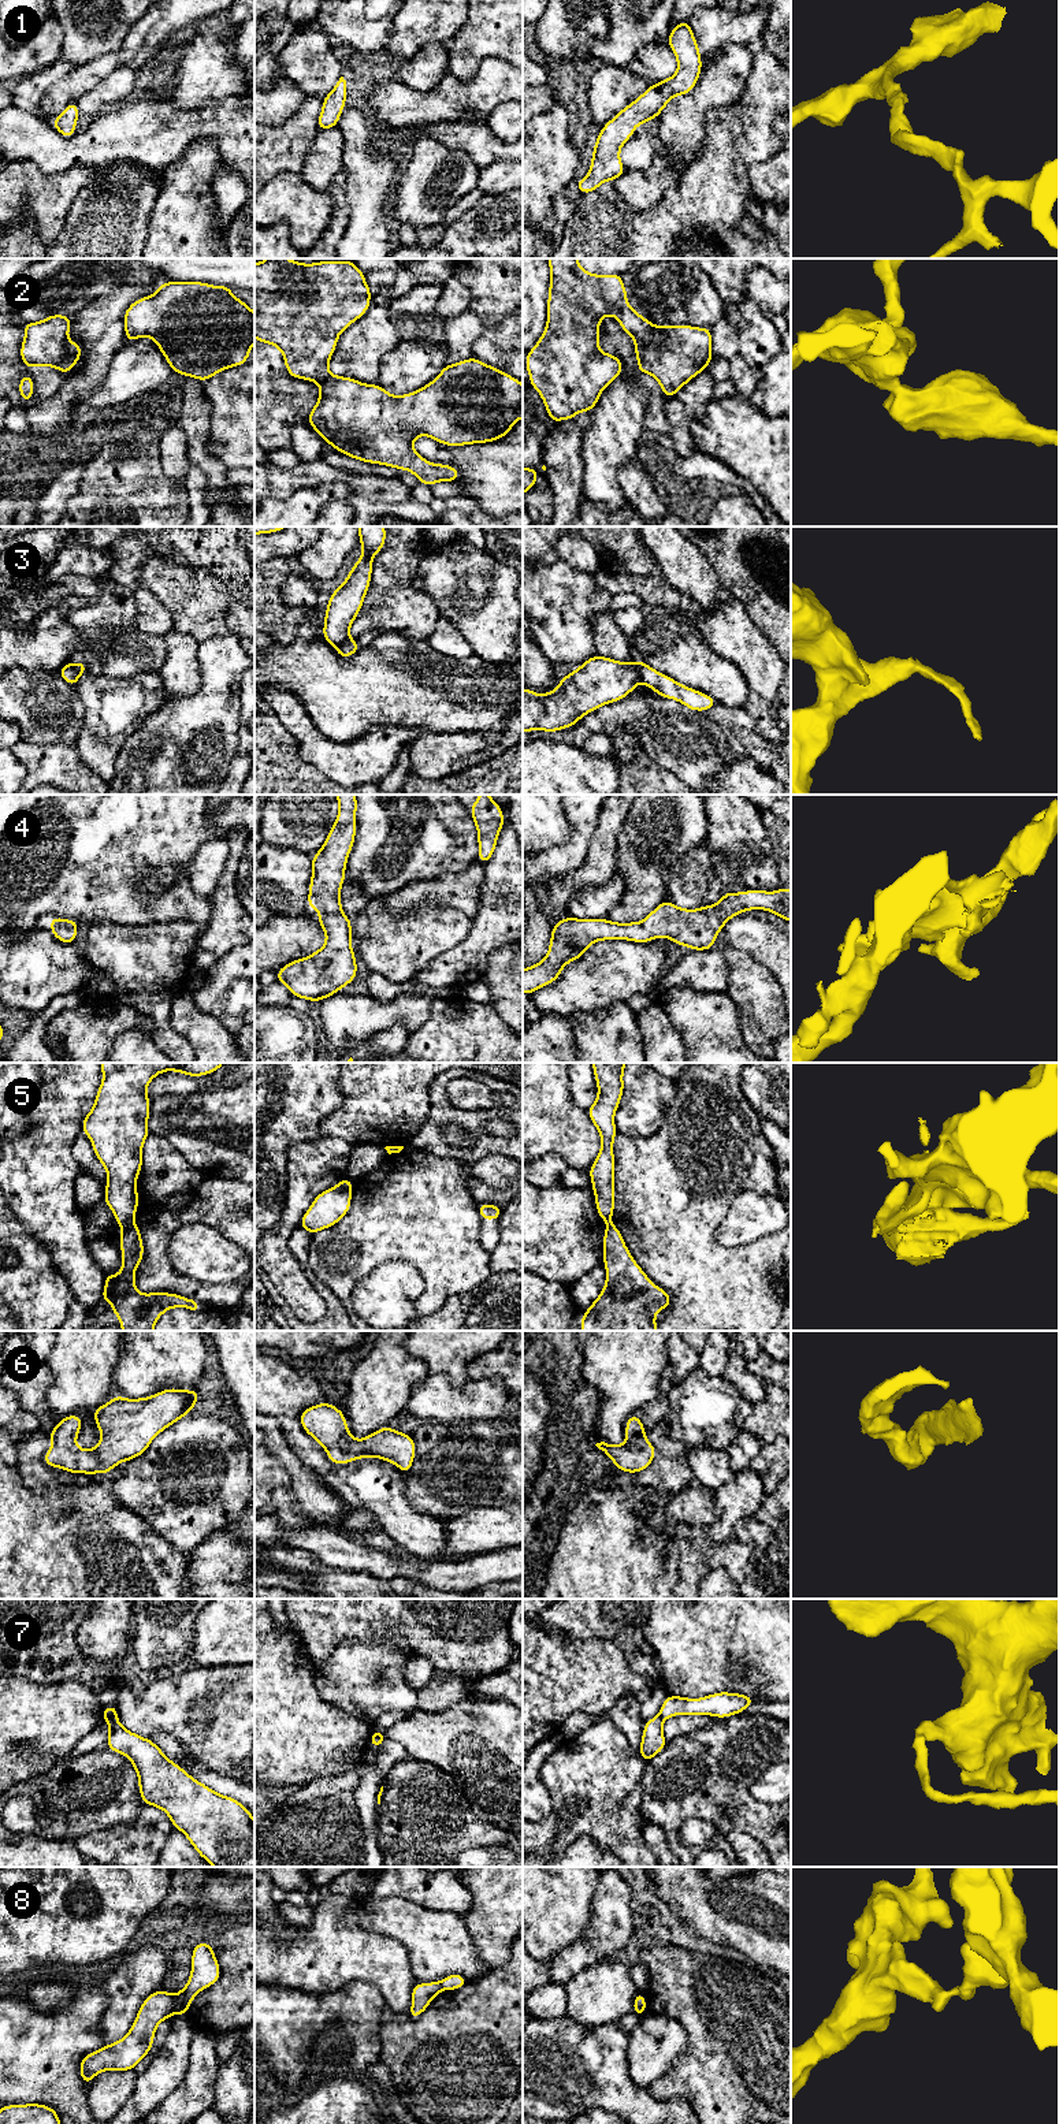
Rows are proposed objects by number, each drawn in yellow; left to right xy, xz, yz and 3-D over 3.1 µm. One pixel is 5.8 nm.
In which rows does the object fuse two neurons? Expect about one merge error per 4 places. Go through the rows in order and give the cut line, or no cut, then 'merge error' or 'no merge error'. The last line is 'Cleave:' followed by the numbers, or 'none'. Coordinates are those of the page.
1: no cut; no merge error
2: cut in yz along (653, 324), (643, 357), (638, 364); merge error
3: cut in yz along (632, 662), (642, 680); merge error
4: no cut; no merge error
5: cut in xy along (132, 1220), (126, 1226); merge error
6: no cut; no merge error
7: cut in xy along (115, 1717), (103, 1719); merge error
8: cut in xy along (173, 1996), (174, 2012); merge error
Cleave: 2, 3, 5, 7, 8

